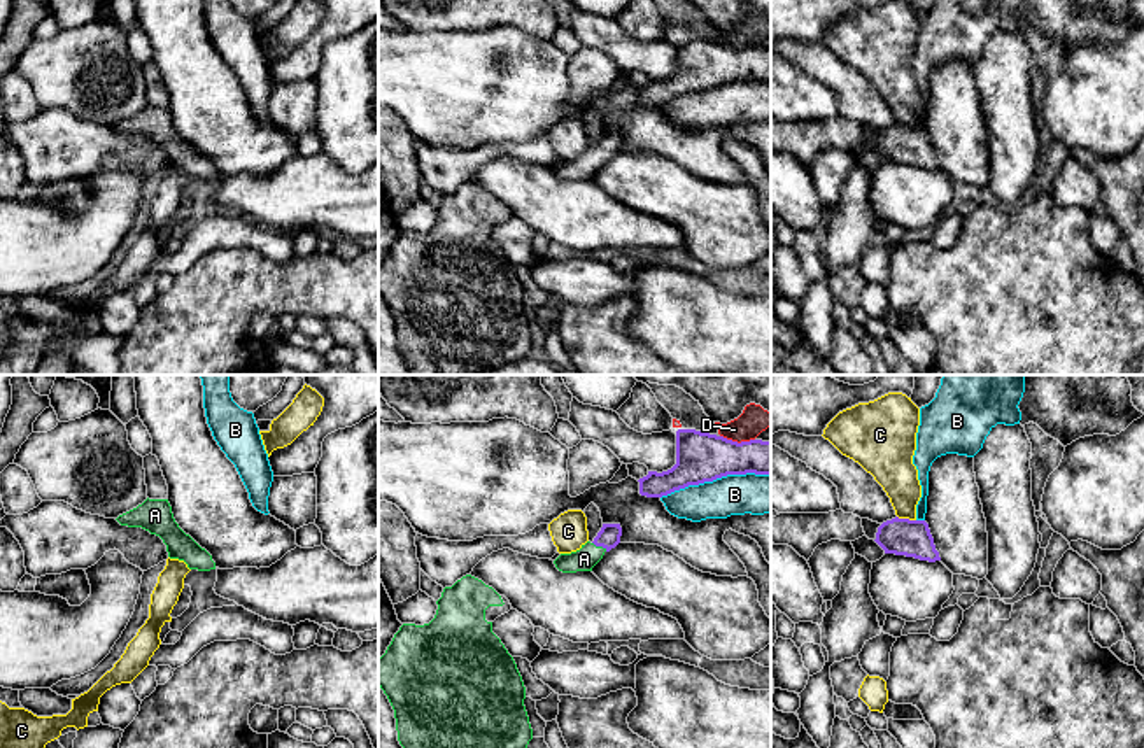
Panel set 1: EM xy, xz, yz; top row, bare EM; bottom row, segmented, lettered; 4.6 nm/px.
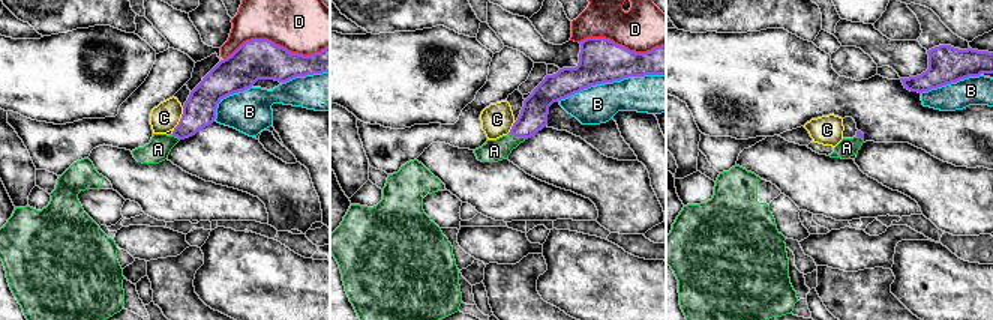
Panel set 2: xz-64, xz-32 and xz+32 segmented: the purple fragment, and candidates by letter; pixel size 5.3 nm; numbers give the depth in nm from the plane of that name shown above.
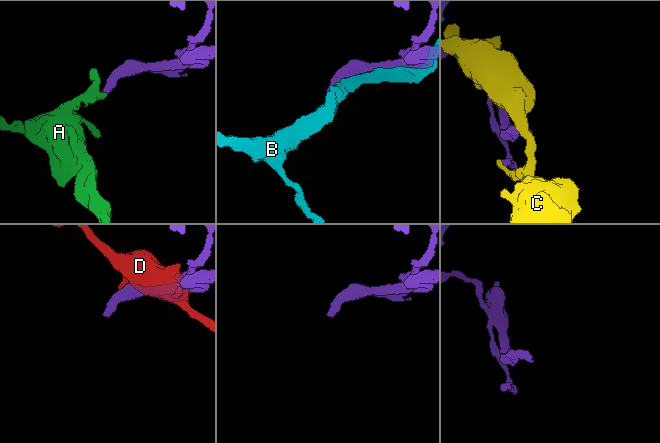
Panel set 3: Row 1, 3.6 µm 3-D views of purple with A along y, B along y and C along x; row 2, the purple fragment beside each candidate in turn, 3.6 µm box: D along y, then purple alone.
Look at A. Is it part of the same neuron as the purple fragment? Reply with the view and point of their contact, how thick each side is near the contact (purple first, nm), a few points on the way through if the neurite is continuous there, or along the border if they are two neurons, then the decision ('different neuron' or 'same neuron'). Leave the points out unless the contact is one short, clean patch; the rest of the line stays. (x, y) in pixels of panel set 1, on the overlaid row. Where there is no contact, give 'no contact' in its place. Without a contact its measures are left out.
contact xz (600, 545); calibres 100 and 110 nm; way xz (608, 536), (600, 545), (584, 559); same neuron

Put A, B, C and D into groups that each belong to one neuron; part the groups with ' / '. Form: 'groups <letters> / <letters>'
groups A / B / C / D

